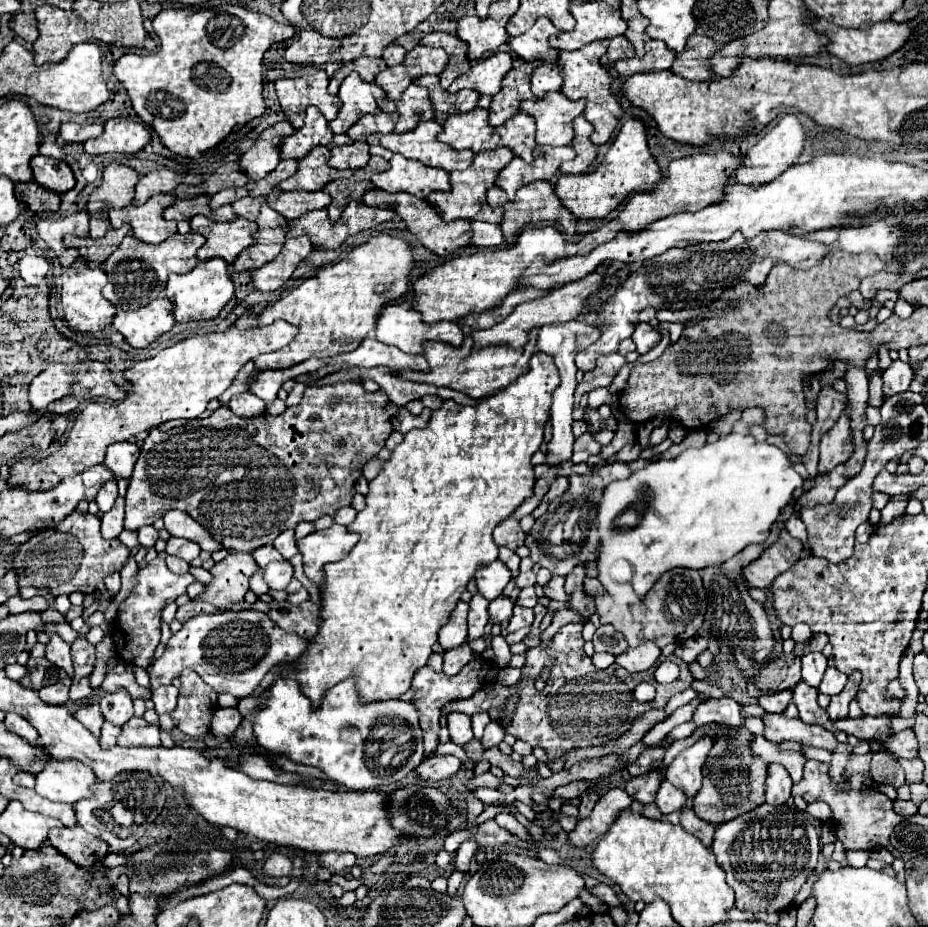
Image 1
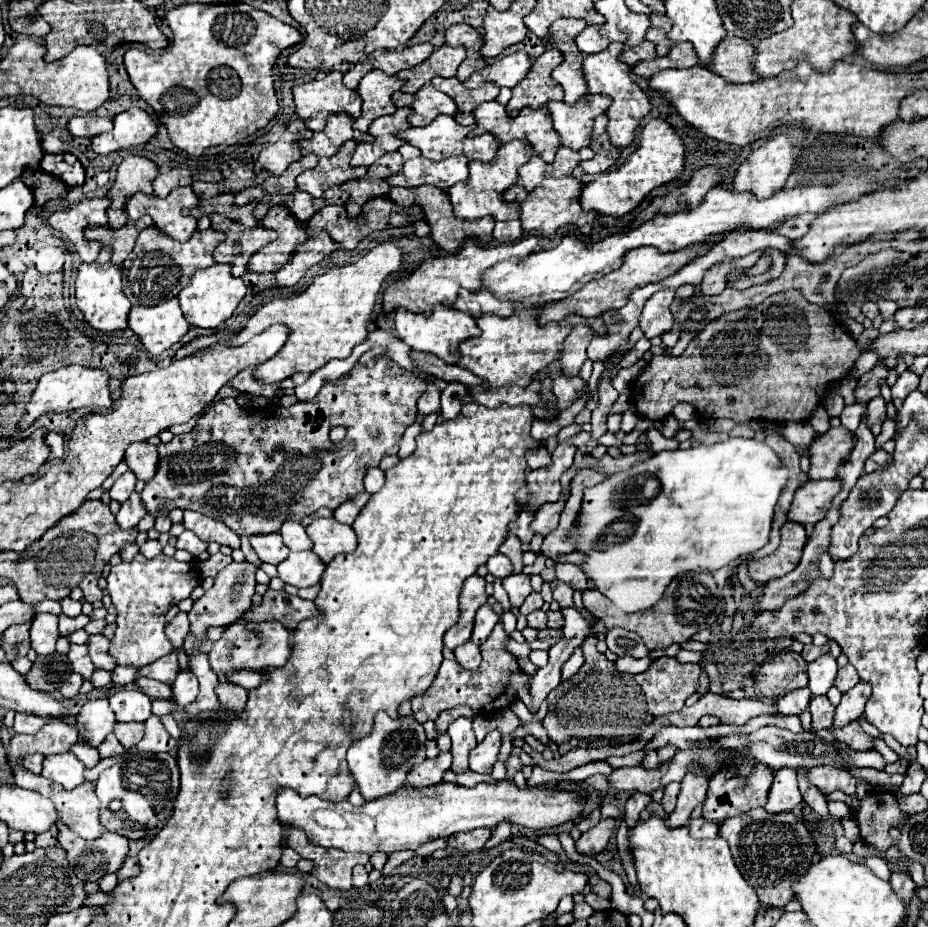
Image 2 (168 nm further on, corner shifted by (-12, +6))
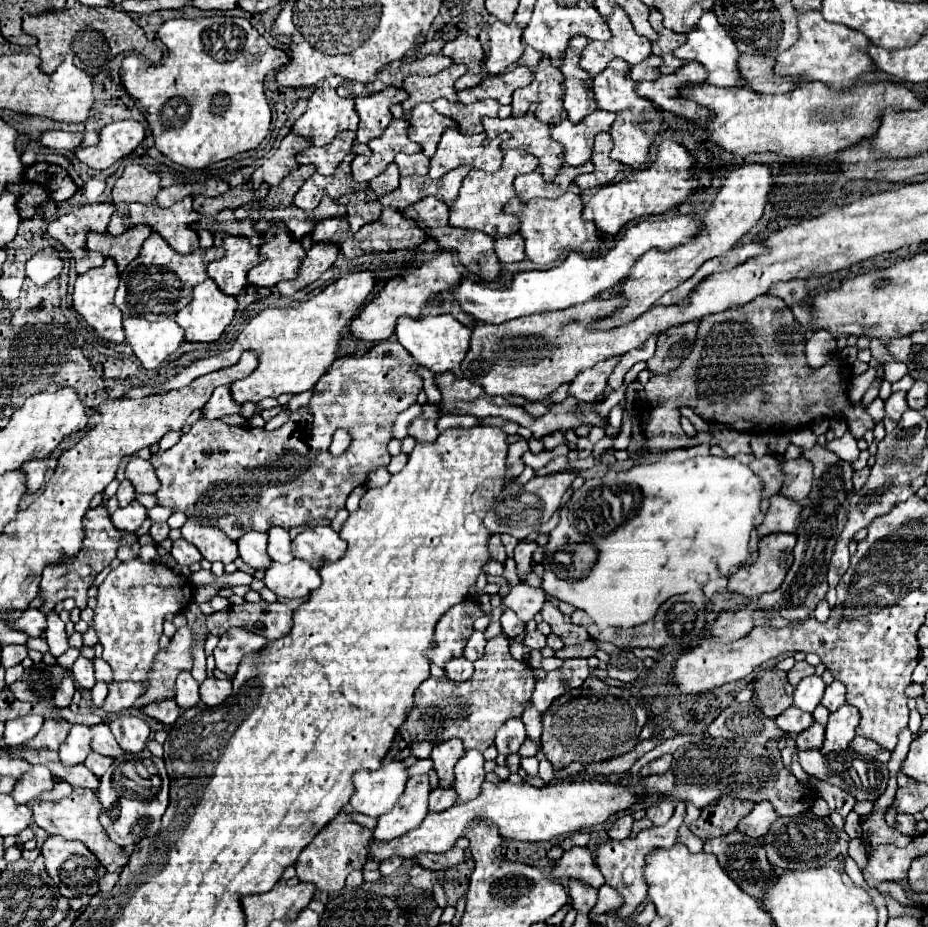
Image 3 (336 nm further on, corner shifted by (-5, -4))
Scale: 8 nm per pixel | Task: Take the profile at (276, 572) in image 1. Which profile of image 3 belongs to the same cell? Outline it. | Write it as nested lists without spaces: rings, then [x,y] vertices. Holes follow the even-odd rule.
[[[294,558],[288,564],[272,562],[266,568],[264,584],[276,594],[284,598],[304,598],[310,594],[310,590],[320,586],[320,574],[316,568],[312,568],[310,562]]]

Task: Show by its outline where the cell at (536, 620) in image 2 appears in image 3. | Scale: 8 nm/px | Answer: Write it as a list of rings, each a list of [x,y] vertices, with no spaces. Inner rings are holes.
[[[538,630],[528,632],[526,638],[524,638],[524,644],[526,644],[530,650],[542,650],[542,648],[546,646],[546,636],[540,634]]]

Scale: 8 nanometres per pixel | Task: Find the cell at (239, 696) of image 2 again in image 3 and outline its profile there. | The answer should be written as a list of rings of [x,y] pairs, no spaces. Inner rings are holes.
[[[208,676],[200,684],[200,696],[202,696],[202,702],[206,706],[216,706],[218,702],[226,700],[230,696],[230,690],[232,690],[232,682],[230,680],[218,680],[214,676]]]

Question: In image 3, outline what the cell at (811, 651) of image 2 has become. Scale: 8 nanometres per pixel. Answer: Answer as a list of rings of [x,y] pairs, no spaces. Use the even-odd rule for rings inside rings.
[[[796,662],[796,664],[792,666],[792,670],[788,672],[788,680],[790,680],[792,686],[798,686],[798,682],[800,682],[802,678],[812,676],[812,674],[814,674],[814,668],[812,668],[808,662]]]

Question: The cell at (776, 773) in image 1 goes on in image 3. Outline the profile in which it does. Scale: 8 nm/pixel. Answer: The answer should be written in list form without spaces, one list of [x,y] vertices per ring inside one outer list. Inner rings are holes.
[[[758,802],[754,804],[752,812],[748,816],[742,818],[742,822],[738,824],[738,830],[746,836],[758,838],[762,834],[766,834],[766,830],[770,828],[770,824],[778,818],[778,814],[774,812],[770,802]]]

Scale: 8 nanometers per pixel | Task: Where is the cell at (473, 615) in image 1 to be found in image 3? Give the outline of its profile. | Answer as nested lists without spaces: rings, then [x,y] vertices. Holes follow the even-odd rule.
[[[474,632],[468,642],[466,642],[466,648],[464,648],[464,658],[474,662],[478,658],[484,656],[484,646],[486,646],[486,638],[482,632]]]

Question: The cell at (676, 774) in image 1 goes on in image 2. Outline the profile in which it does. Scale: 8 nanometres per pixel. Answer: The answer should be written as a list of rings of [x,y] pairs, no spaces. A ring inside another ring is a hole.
[[[705,770],[697,772],[697,774],[689,772],[683,778],[683,782],[681,782],[681,796],[677,798],[677,808],[667,818],[669,826],[677,828],[677,826],[685,826],[689,822],[691,810],[705,800],[707,784],[709,784],[709,776],[707,776]]]

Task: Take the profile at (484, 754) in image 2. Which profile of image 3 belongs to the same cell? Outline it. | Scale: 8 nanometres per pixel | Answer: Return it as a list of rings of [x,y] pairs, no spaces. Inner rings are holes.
[[[468,750],[458,764],[454,766],[454,784],[458,798],[456,802],[468,802],[478,796],[478,790],[484,782],[484,756],[478,750]]]

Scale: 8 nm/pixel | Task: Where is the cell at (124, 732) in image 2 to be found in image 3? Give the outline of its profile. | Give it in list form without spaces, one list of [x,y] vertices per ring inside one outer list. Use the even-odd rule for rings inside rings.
[[[96,724],[90,730],[92,730],[92,742],[90,742],[92,752],[102,754],[102,756],[110,756],[110,758],[118,758],[124,754],[106,724]]]

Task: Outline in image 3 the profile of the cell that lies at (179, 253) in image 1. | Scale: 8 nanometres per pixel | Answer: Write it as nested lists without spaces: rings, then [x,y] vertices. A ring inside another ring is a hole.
[[[154,232],[154,236],[144,242],[138,258],[120,274],[116,304],[124,316],[140,316],[146,320],[156,320],[162,314],[174,316],[182,306],[192,302],[192,288],[206,278],[206,264],[200,250],[186,256],[172,252],[172,248]]]

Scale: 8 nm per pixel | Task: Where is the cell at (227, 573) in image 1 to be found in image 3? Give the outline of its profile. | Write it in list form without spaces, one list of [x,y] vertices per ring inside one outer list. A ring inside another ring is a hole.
[[[190,626],[178,628],[170,644],[160,650],[154,658],[148,682],[146,682],[146,692],[134,702],[134,708],[144,708],[150,702],[160,702],[174,698],[174,682],[180,672],[192,670],[192,630]]]

